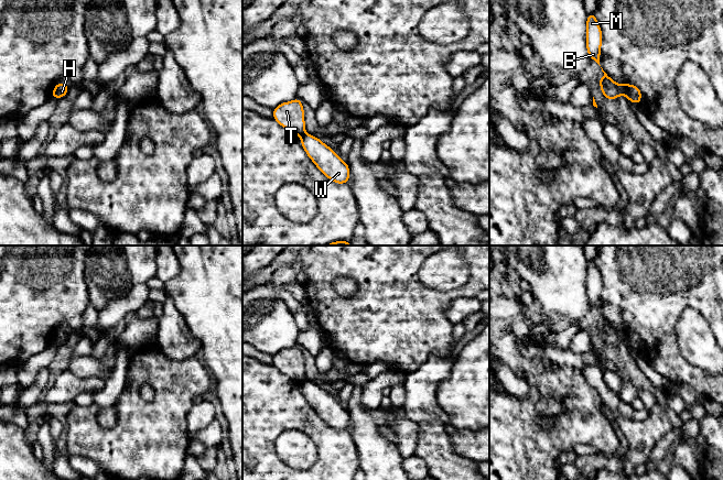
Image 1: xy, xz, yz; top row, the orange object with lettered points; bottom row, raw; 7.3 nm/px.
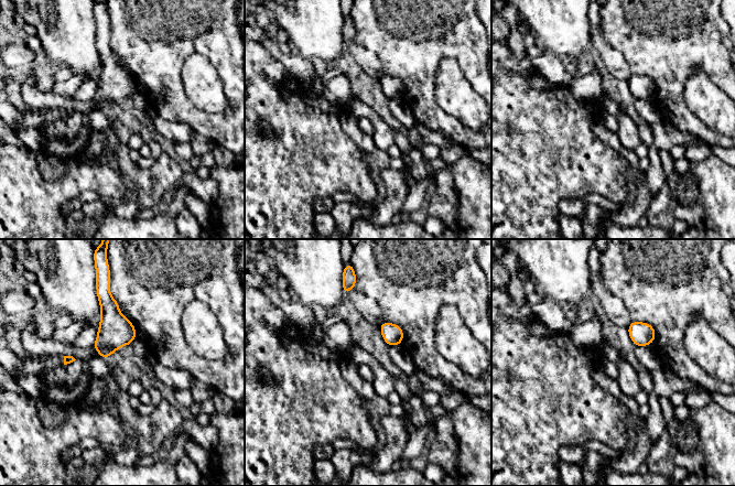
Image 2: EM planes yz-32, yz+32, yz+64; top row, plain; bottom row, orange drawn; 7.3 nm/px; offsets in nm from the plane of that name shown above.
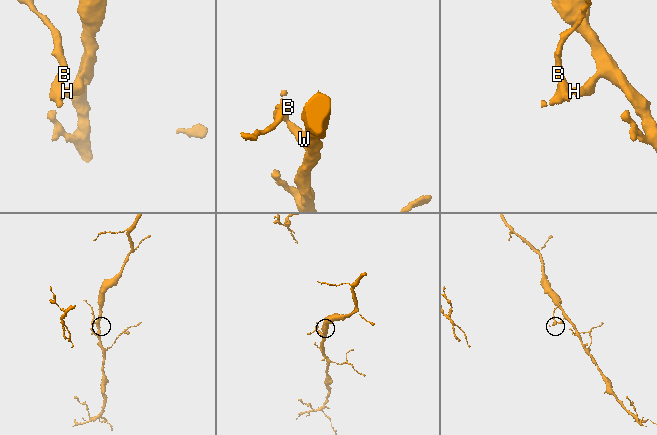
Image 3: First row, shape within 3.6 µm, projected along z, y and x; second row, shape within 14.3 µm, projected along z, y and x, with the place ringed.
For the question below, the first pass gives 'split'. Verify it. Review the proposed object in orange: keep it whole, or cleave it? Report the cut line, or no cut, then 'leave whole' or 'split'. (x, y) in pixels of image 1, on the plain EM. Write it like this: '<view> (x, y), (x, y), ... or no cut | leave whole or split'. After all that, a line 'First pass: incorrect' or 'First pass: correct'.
yz (624, 331), (625, 340) | split
First pass: correct

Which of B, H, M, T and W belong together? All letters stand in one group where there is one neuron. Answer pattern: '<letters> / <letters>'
B M T / H W

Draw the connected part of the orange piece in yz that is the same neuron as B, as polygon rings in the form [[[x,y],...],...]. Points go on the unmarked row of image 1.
[[[595,260],[589,261],[586,266],[586,296],[591,306],[600,312],[601,292],[603,283]]]

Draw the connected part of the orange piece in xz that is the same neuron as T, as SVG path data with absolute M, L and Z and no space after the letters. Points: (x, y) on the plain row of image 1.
M301 346L282 349L273 356L272 364L290 379L299 383L305 381L304 357Z

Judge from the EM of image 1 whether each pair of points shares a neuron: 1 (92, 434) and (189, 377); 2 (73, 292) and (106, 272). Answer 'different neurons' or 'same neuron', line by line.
1: same neuron
2: different neurons

